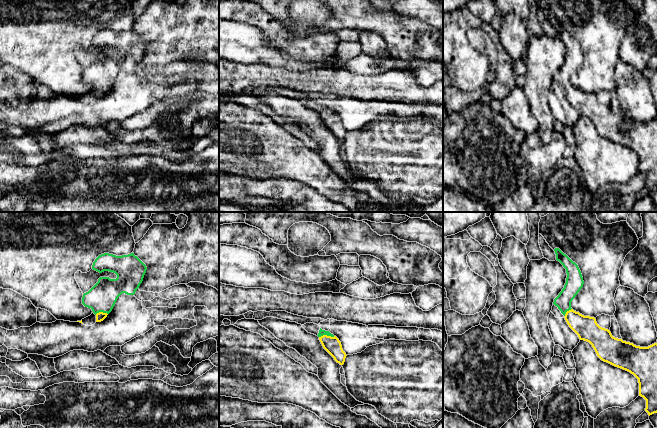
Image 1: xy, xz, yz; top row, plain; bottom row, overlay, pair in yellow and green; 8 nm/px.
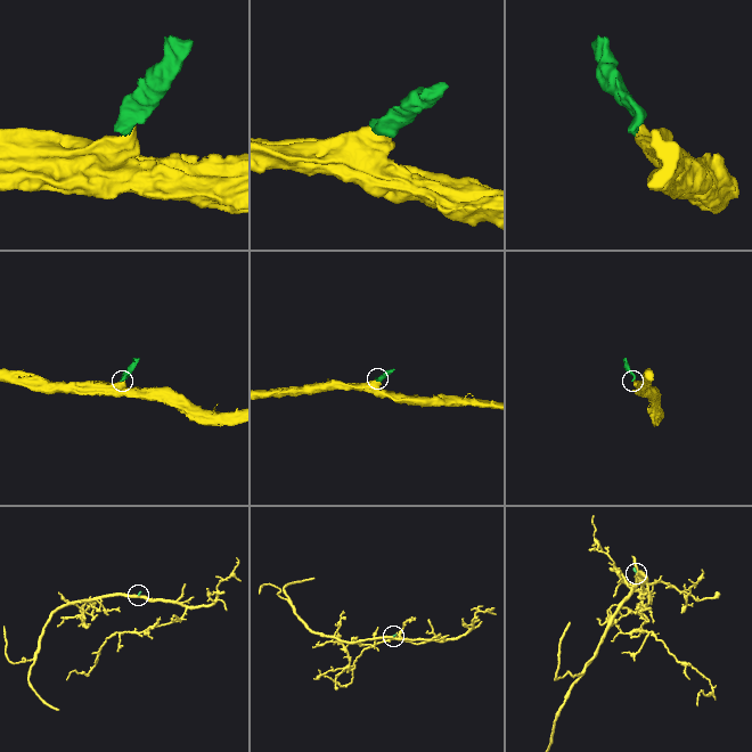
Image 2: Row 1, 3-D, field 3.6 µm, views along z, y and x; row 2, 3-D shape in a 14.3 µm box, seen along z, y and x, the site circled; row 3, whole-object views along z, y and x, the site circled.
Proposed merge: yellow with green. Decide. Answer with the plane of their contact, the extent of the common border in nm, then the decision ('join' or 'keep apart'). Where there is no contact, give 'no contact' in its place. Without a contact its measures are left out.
contact in xz; length 130 nm; join

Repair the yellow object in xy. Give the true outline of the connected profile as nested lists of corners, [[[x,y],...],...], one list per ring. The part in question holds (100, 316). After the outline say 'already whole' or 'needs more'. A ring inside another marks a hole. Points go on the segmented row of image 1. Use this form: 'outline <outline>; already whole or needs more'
outline [[[104,253],[95,259],[92,269],[99,273],[109,271],[117,275],[116,279],[100,277],[98,282],[83,294],[82,304],[92,309],[96,322],[101,322],[112,311],[122,293],[135,294],[147,267],[134,253],[122,256]]]; needs more

